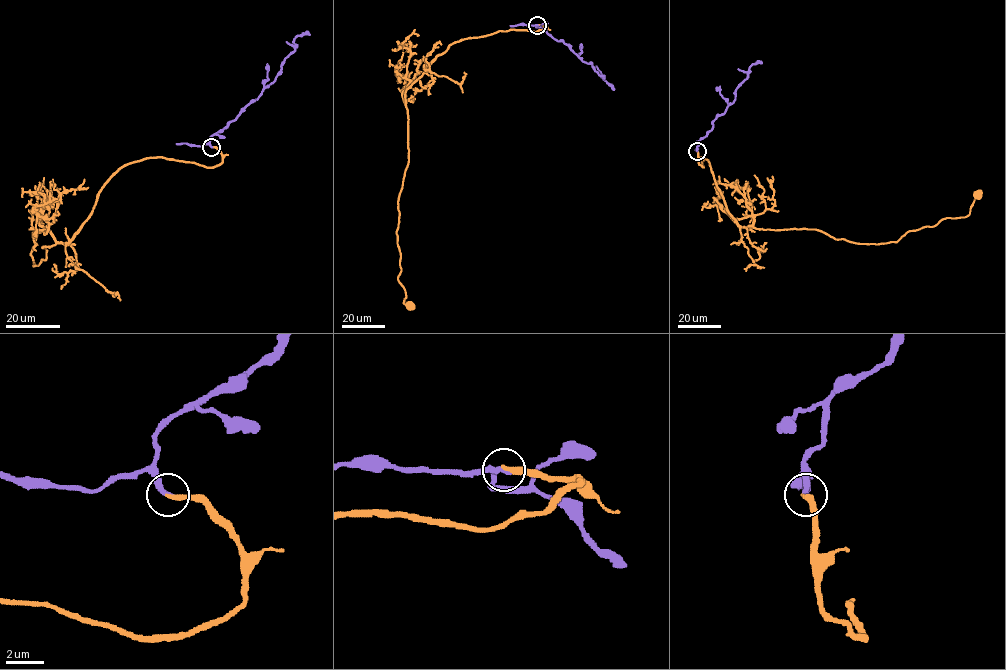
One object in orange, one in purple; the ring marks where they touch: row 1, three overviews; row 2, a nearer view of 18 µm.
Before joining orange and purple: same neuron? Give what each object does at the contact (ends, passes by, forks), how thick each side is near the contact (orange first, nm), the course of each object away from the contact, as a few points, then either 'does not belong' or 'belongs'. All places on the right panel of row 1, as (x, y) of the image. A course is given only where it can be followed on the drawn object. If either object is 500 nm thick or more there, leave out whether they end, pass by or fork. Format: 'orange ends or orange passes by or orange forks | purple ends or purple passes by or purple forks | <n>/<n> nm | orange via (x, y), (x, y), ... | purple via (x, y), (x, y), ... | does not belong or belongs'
orange ends | purple ends | 280/320 nm | orange via (697, 151), (744, 227), (886, 243), (966, 217), (978, 193) | purple via (697, 151), (699, 140), (712, 129), (713, 121), (733, 102), (735, 89), (747, 78), (750, 67), (762, 62) | belongs

